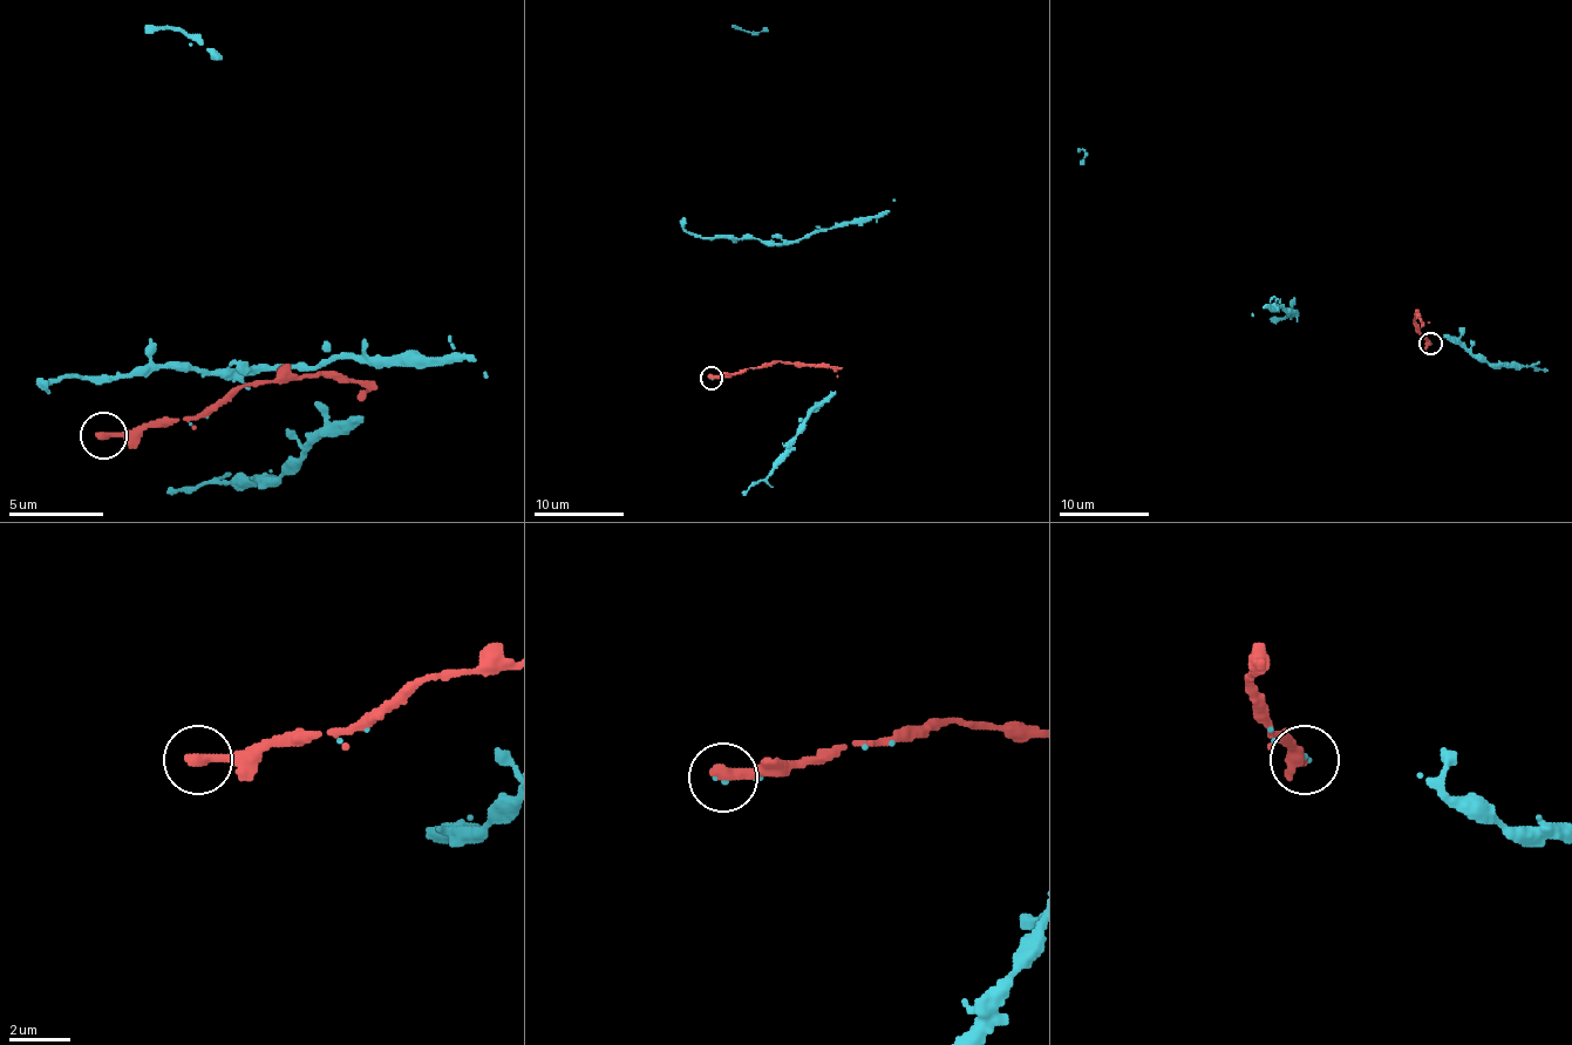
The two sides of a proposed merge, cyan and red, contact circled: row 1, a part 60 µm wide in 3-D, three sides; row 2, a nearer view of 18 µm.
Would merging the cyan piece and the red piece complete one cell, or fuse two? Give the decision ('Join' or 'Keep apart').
Join

